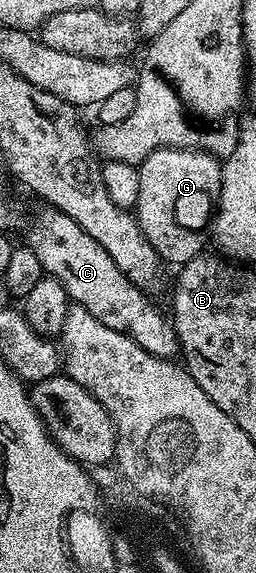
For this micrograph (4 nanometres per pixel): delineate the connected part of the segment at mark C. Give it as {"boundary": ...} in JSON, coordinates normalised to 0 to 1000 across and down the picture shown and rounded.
{"boundary":[[[168,361],[168,366],[125,382],[121,394],[105,400],[98,424],[145,445],[145,452],[160,452],[172,478],[188,483],[219,483],[254,501],[266,520],[289,531],[332,536],[332,543],[348,543],[348,550],[363,550],[363,557],[395,557],[395,564],[410,564],[410,571],[441,571],[441,578],[473,578],[473,585],[504,585],[504,592],[520,592],[520,599],[535,599],[566,613],[582,613],[582,620],[668,627],[699,616],[699,593],[656,548],[621,546],[617,536],[574,520],[578,513],[563,506],[539,504],[484,480],[473,466],[457,466],[457,459],[441,459],[426,438],[410,438],[410,431],[395,431],[395,424],[379,424],[379,417],[363,417],[363,410],[316,403],[316,396],[301,396],[301,389],[285,389],[285,382],[270,382],[270,375],[195,361]]]}

